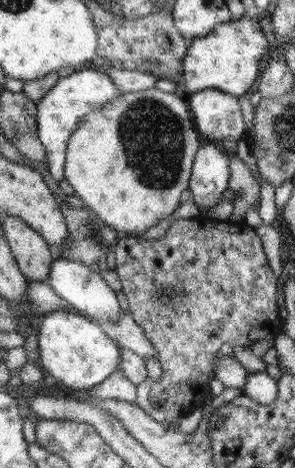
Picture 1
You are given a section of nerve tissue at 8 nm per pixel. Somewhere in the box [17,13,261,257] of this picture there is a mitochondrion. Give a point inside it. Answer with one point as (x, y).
(151, 133)

